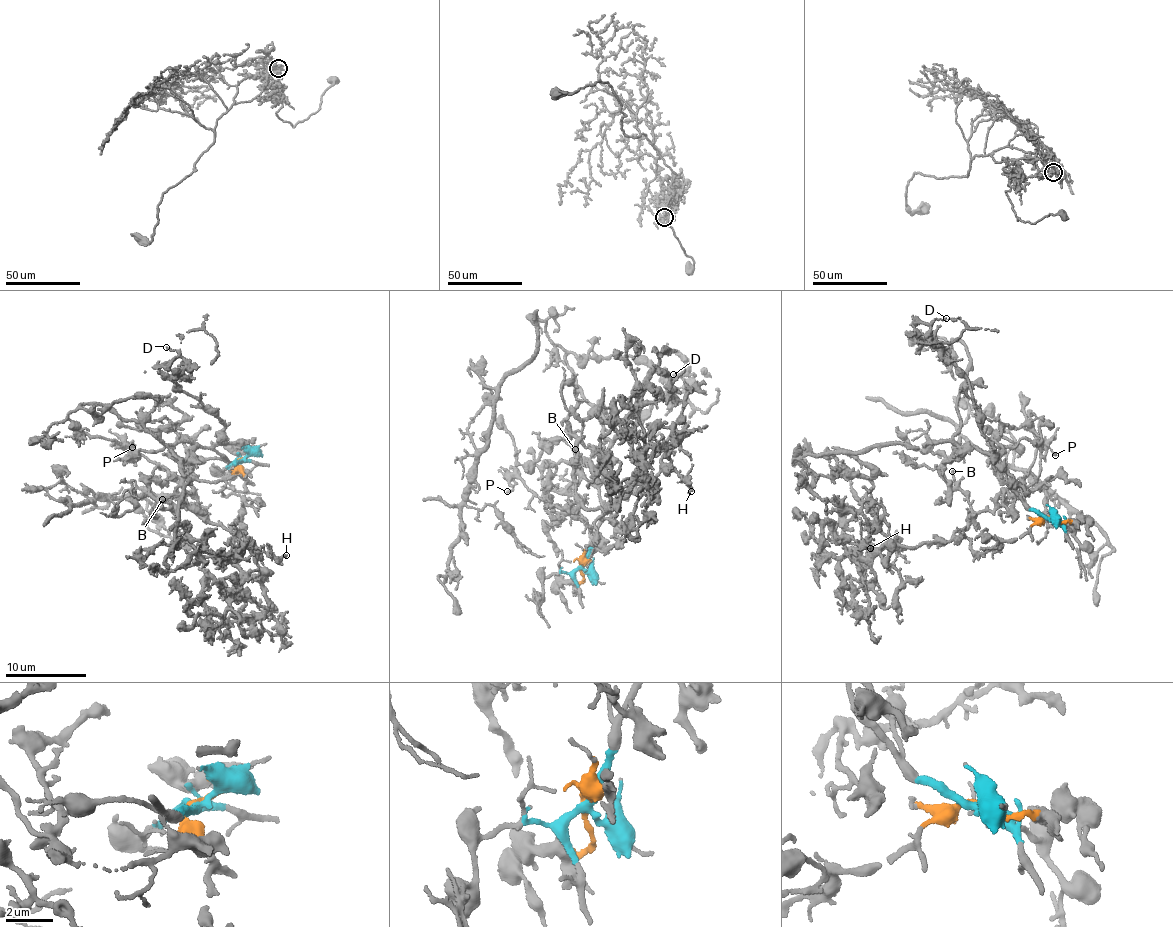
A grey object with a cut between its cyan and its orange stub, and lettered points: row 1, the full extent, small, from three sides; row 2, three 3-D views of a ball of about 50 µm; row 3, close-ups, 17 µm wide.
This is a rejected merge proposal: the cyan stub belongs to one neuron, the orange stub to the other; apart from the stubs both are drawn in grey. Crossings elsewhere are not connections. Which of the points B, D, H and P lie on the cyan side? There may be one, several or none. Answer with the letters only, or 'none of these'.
D

